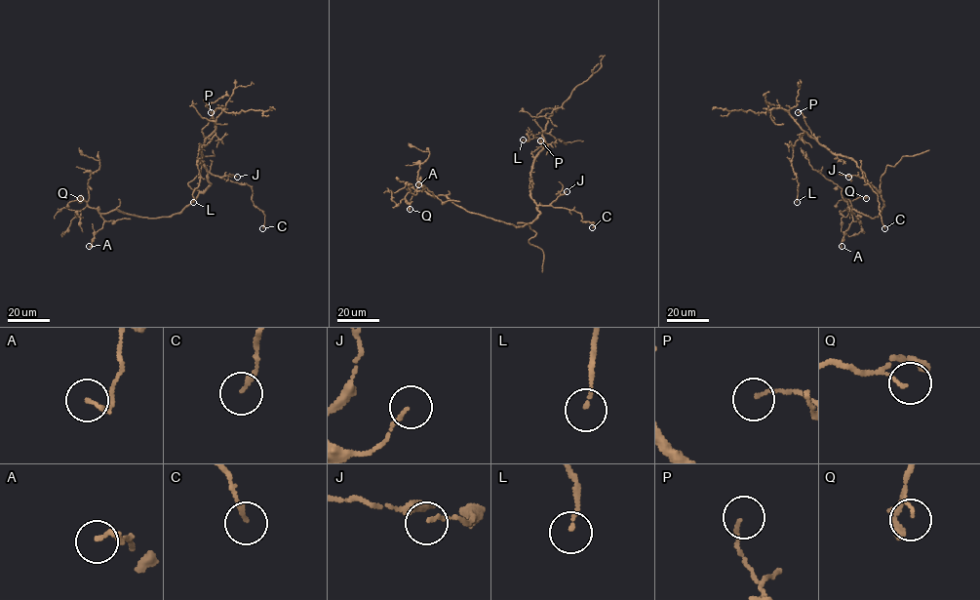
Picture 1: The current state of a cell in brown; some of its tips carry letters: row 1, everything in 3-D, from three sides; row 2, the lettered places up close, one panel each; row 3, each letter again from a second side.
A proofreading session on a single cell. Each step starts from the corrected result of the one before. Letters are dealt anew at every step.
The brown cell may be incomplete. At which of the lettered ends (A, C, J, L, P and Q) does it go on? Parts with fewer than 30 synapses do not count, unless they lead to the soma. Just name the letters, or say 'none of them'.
none of them

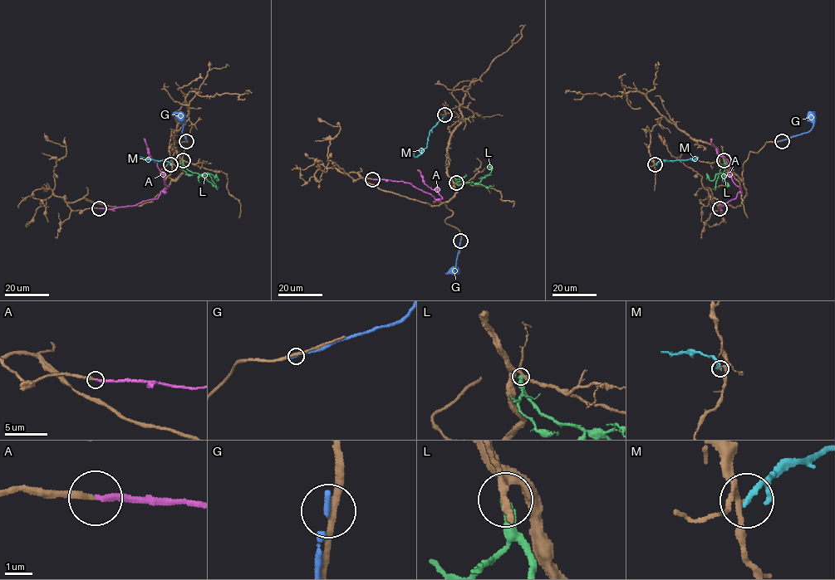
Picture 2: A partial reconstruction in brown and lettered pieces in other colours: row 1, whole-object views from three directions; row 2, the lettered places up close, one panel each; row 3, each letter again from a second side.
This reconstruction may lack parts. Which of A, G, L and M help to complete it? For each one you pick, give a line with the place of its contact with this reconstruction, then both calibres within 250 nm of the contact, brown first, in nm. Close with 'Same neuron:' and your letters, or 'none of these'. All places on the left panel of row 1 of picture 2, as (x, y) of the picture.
A: meets brown at (99, 208); 240 nm thick on the brown side, 240 nm on the other
Same neuron: A

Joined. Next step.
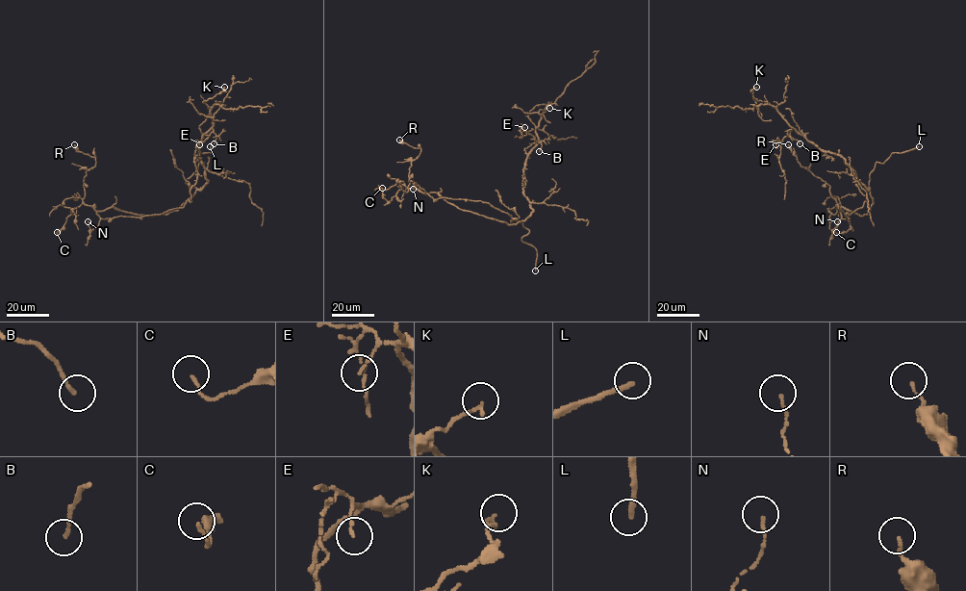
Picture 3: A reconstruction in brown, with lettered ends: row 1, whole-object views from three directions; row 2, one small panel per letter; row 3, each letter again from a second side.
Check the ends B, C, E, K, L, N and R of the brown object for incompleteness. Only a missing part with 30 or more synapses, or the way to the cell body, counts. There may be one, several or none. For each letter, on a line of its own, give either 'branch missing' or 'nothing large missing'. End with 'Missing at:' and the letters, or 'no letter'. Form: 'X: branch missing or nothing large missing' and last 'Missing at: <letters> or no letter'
B: nothing large missing
C: nothing large missing
E: nothing large missing
K: nothing large missing
L: branch missing
N: nothing large missing
R: nothing large missing
Missing at: L

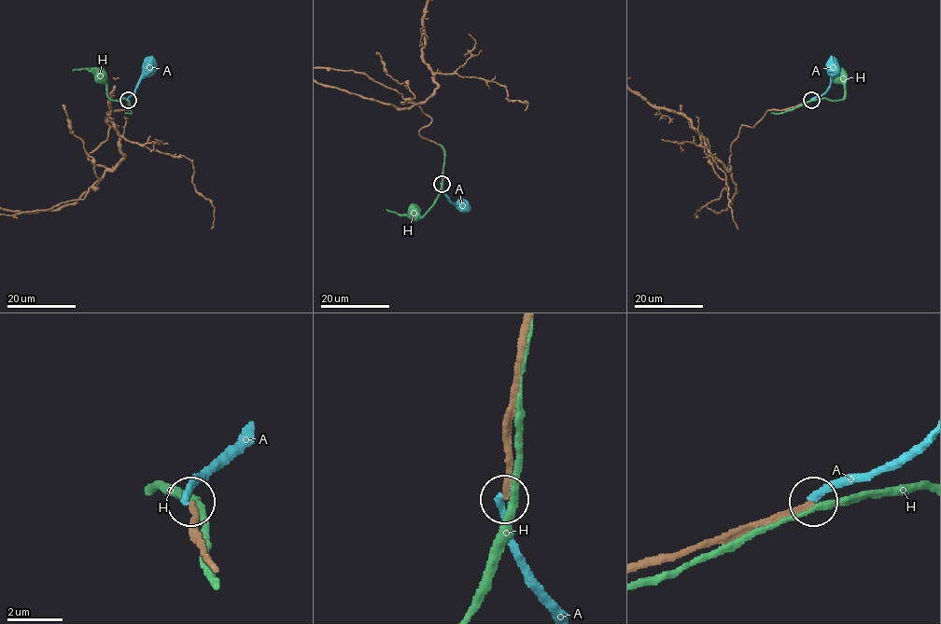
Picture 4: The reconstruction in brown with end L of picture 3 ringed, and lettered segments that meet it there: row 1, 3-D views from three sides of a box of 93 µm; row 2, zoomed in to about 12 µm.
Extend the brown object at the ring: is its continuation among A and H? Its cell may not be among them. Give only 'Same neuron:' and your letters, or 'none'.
Same neuron: none

